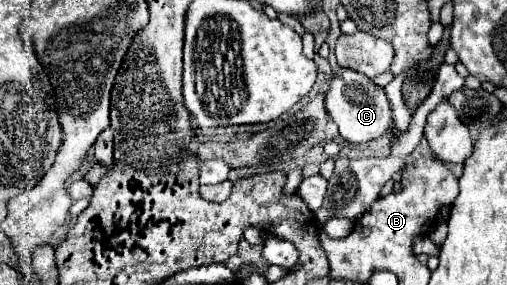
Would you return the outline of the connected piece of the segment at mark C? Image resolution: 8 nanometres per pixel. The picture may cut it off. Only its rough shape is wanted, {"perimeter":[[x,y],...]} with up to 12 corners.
{"perimeter":[[338,71],[326,109],[352,145],[386,135],[394,123],[384,89]]}

